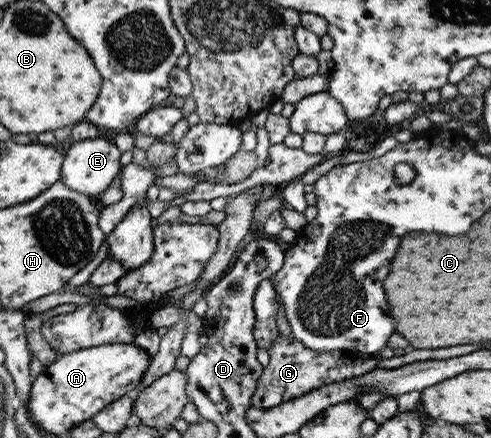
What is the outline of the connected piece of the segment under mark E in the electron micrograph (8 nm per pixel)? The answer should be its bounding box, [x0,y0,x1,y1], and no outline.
[61,137,123,199]

